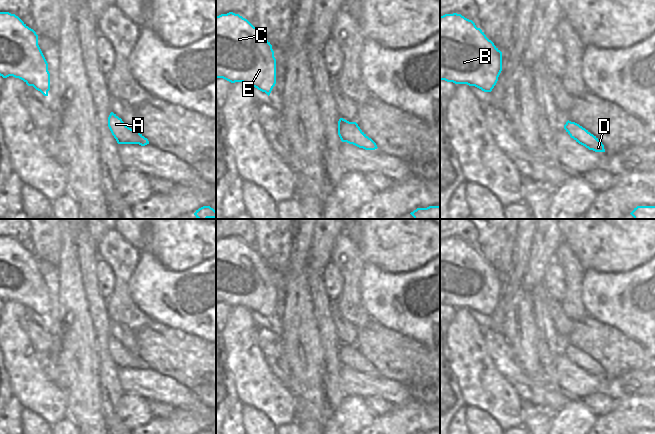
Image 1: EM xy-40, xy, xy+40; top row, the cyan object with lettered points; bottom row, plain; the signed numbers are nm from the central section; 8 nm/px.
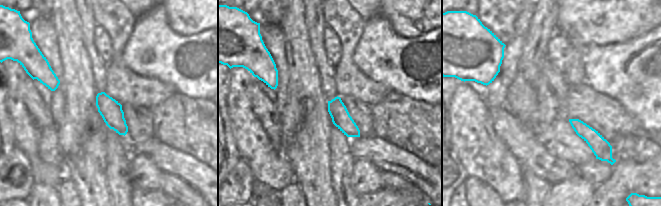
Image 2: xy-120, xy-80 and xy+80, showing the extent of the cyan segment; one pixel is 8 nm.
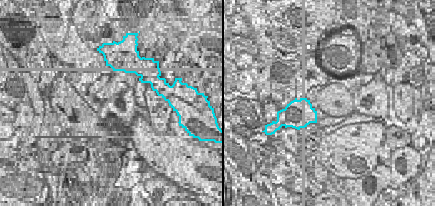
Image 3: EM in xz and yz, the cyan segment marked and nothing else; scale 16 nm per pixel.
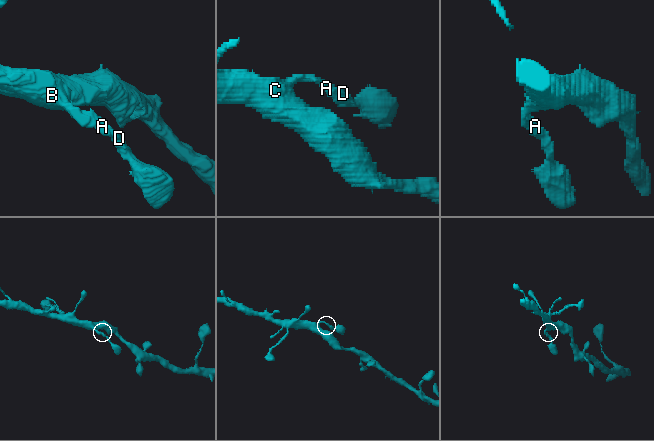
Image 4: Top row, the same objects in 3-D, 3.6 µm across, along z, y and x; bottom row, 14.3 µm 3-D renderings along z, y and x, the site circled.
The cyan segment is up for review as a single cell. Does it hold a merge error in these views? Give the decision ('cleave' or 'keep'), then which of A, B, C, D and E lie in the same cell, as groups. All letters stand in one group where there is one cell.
keep; groups A B C D E

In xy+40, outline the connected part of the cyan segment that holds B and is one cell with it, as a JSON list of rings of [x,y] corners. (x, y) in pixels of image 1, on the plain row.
[[[461,238],[440,240],[440,304],[491,316],[502,295],[502,276]]]

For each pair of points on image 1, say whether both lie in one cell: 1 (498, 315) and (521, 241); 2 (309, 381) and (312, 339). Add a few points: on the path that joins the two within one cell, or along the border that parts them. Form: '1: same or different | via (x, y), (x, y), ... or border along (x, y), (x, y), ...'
1: same | via (506, 297), (519, 269), (520, 259)
2: same | via (309, 371), (309, 349)

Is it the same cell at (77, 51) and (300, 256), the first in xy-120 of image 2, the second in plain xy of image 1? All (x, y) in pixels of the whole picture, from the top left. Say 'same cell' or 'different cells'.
different cells

